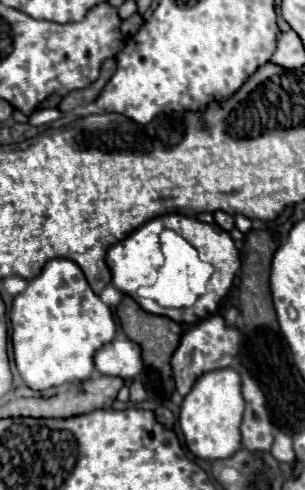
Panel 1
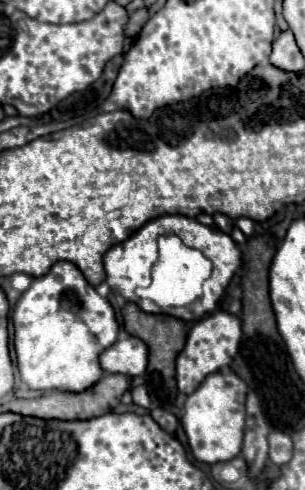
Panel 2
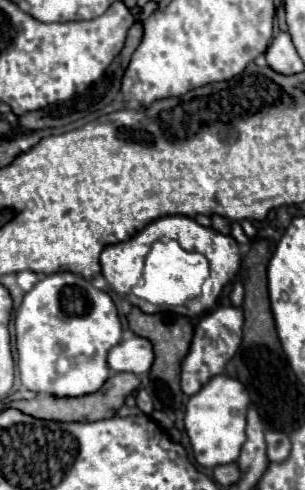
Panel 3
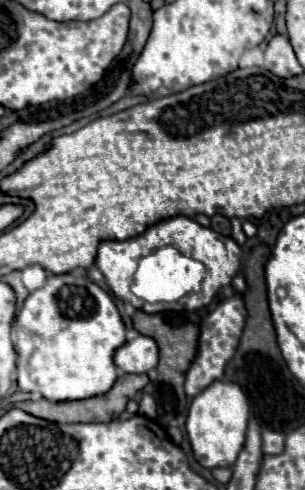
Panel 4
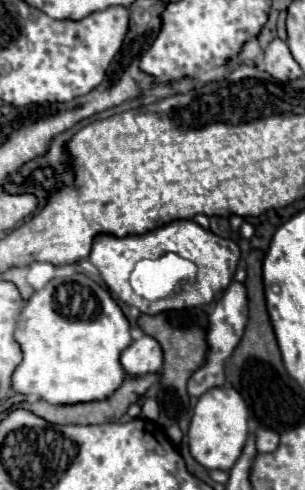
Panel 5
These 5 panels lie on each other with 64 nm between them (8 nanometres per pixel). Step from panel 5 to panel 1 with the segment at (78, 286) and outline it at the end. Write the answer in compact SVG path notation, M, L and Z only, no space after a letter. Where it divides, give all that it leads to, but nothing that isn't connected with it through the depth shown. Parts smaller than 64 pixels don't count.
M64 258L44 264L42 272L14 298L10 322L14 362L22 380L32 390L90 378L94 374L94 352L108 344L116 330L110 308L92 292L82 270Z

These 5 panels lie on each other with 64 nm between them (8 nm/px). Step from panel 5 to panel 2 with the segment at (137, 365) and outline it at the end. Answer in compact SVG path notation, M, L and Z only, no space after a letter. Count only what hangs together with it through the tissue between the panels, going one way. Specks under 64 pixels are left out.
M126 338L114 342L100 354L100 366L108 374L140 376L148 364L148 348L140 338Z

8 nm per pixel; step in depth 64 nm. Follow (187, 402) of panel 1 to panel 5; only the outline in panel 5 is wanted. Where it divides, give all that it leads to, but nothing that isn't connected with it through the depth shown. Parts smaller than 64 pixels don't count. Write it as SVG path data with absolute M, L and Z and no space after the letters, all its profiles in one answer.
M232 386L210 388L194 406L188 428L188 444L194 460L208 470L230 470L248 438L248 406Z

